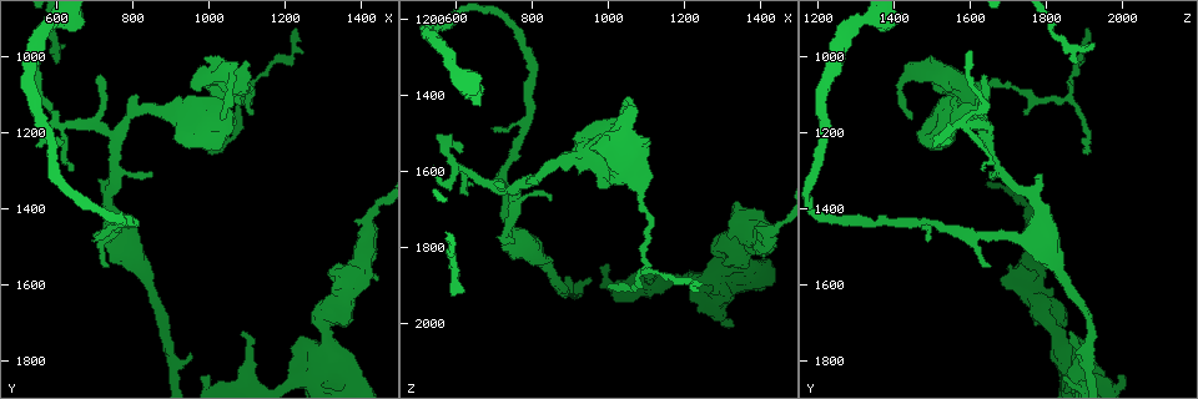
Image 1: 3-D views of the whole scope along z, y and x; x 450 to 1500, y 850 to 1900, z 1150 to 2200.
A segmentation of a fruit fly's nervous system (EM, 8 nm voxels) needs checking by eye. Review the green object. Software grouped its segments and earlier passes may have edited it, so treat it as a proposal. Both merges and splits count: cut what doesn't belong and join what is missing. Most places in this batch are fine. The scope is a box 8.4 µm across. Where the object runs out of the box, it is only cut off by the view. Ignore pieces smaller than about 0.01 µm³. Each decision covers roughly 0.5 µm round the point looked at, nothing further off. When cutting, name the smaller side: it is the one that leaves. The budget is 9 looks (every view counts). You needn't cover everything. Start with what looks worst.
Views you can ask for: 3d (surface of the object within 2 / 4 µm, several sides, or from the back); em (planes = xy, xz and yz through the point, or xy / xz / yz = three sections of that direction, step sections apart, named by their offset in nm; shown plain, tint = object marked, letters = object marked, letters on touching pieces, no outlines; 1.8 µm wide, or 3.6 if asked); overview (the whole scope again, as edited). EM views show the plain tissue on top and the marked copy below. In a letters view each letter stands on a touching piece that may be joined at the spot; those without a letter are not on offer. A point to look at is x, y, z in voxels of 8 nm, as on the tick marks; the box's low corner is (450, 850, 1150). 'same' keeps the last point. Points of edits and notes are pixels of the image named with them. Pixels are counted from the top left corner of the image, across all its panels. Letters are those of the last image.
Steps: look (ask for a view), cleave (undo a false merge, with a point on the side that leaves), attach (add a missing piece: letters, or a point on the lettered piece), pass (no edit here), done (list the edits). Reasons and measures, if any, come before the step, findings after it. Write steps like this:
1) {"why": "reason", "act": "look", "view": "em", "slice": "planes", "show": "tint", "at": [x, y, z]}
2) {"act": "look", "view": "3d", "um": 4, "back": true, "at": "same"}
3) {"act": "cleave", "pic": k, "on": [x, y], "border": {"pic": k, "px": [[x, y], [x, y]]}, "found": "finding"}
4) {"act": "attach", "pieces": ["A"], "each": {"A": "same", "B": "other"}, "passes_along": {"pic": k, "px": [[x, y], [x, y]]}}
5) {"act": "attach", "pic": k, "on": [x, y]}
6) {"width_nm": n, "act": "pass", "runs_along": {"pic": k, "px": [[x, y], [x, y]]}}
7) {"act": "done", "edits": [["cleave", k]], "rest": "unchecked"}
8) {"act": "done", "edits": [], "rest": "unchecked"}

{"why": "branch point", "act": "look", "view": "em", "slice": "xz", "step": 8, "show": "tint", "at": [1035, 1100, 1595]}

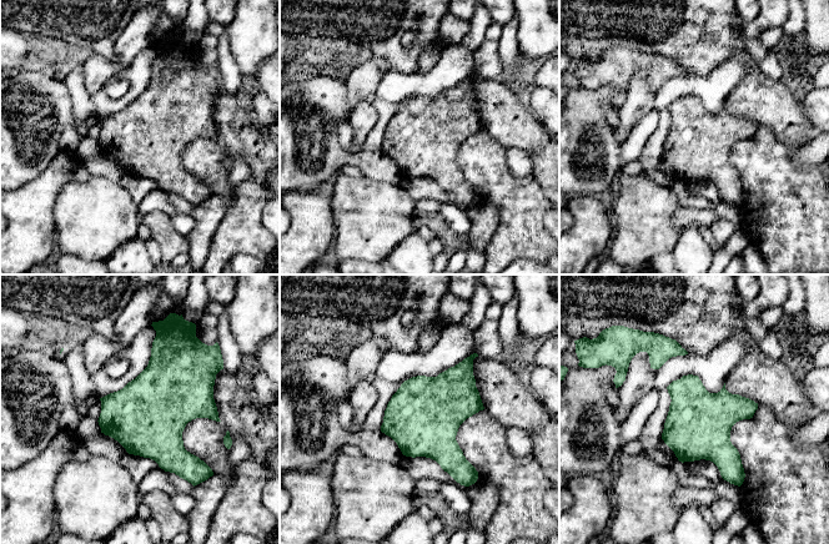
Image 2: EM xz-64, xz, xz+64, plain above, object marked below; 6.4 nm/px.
{"why": "another direction", "act": "look", "view": "em", "slice": "planes", "show": "letters", "at": "same"}

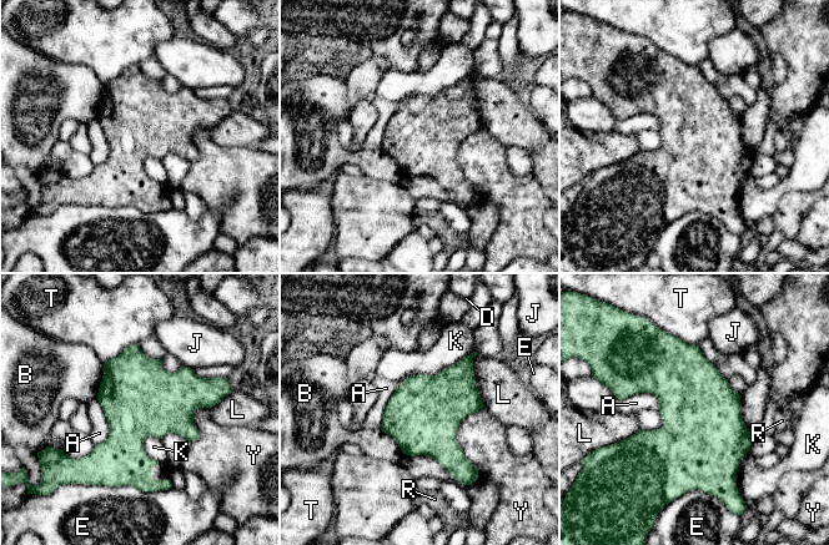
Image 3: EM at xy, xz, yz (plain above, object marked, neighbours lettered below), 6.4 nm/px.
{"act": "pass", "each": {"A": "other", "B": "other", "D": "other", "E": "other", "J": "other", "K": "other", "L": "other", "R": "other", "T": "other", "Y": "other"}, "border": {"pic": 3, "px": [[473, 351], [436, 374], [412, 376]]}, "found": "continuous, no second neuron"}

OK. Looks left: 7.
{"why": "free end", "act": "look", "view": "em", "slice": "planes", "show": "letters", "at": [1240, 1740, 1885]}

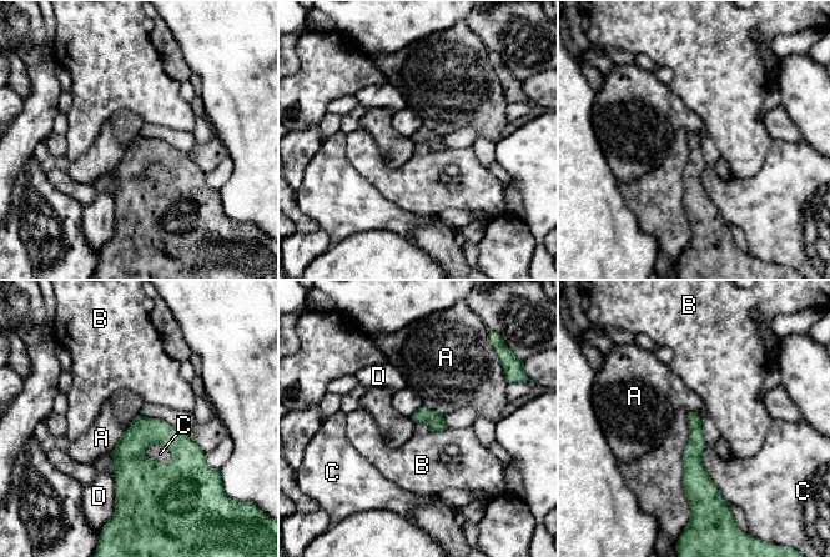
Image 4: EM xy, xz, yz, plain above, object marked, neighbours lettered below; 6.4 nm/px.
{"longest_contact_nm": ["A", 320], "act": "pass", "each": {"A": "other", "B": "other", "C": "other", "D": "other"}, "border": {"pic": 4, "px": [[137, 414], [110, 453]]}, "found": "none of them fits"}

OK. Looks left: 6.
{"why": "an open end", "act": "look", "view": "3d", "um": 2, "at": [585, 970, 1920]}

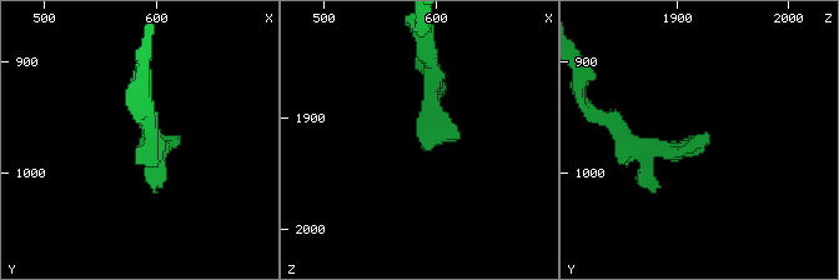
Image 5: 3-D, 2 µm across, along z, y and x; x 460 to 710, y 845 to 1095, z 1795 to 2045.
{"act": "look", "view": "em", "slice": "planes", "show": "letters", "at": [590, 966, 1928]}

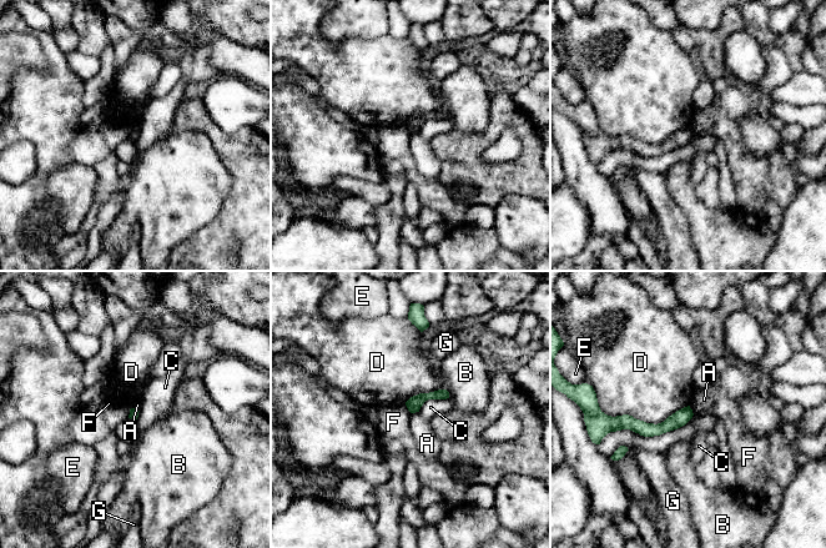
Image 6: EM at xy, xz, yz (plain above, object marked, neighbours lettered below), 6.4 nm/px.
{"longest_contact_nm": ["D", 550], "act": "pass", "each": {"A": "other", "B": "other", "C": "other", "D": "other", "E": "other", "F": "other", "G": "other"}, "border": {"pic": 6, "px": [[418, 411], [411, 413]]}, "found": "none of them fits"}

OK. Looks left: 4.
{"why": "tapers out", "act": "look", "view": "em", "slice": "xz", "step": 4, "show": "letters", "at": [545, 990, 1600]}

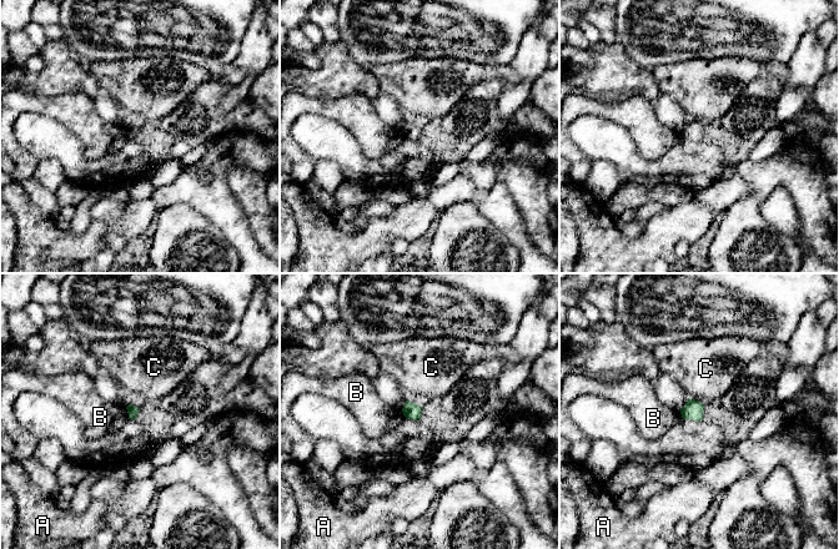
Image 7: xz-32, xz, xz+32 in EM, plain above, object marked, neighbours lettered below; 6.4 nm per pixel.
{"act": "look", "view": "em", "slice": "planes", "show": "letters", "at": "same"}

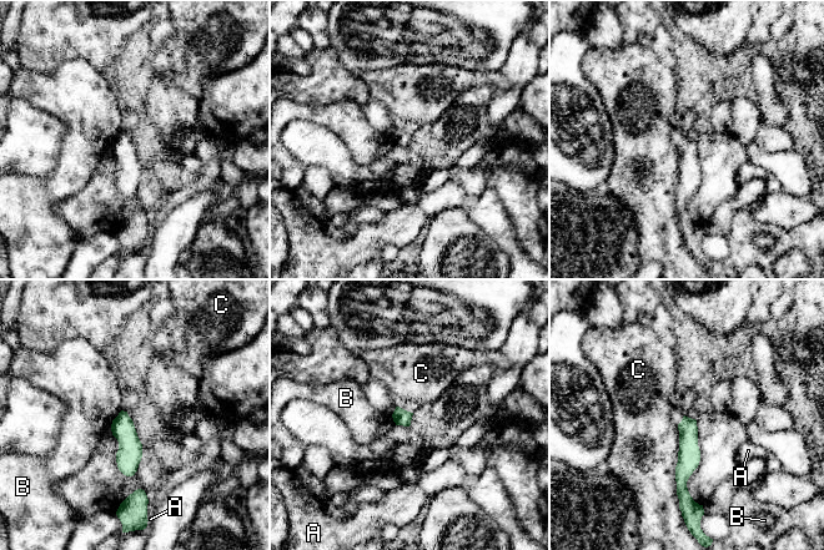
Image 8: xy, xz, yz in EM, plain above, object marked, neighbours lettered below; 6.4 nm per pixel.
{"width_nm": 110, "act": "pass", "each": {"A": "other", "B": "other", "C": "other"}, "runs_along": {"pic": 8, "px": [[688, 420], [683, 494]]}, "found": "none of them fits"}

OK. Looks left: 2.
{"act": "done", "edits": [], "rest": "unchecked"}

